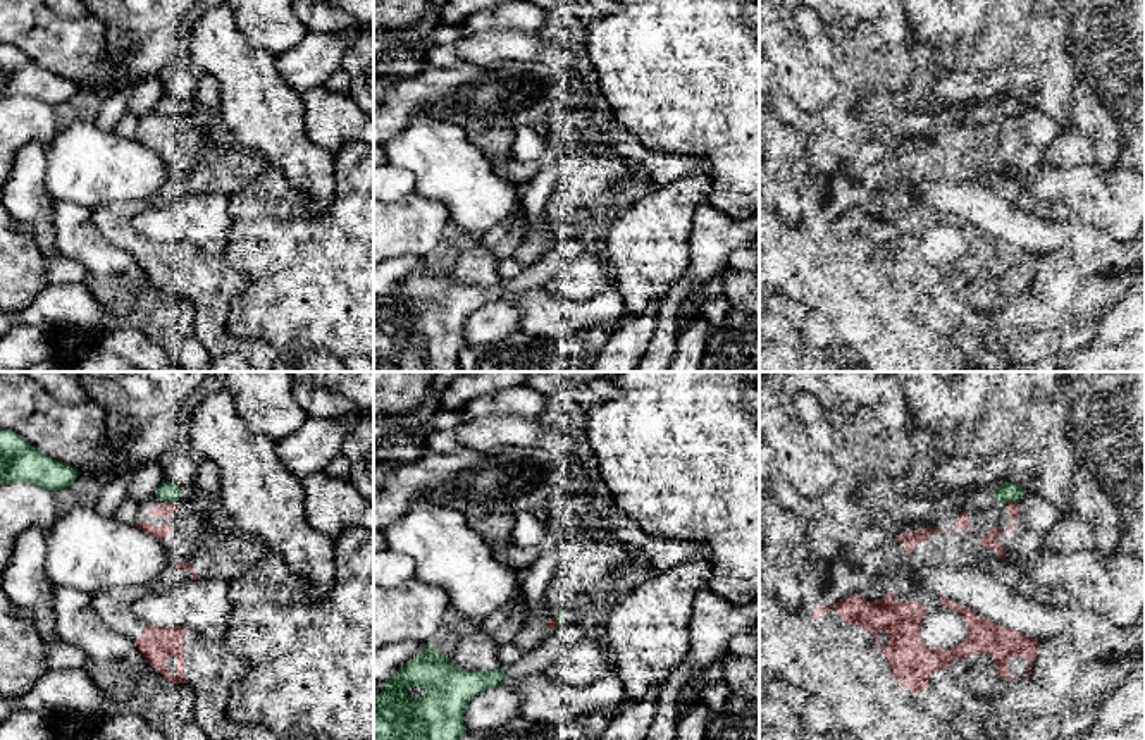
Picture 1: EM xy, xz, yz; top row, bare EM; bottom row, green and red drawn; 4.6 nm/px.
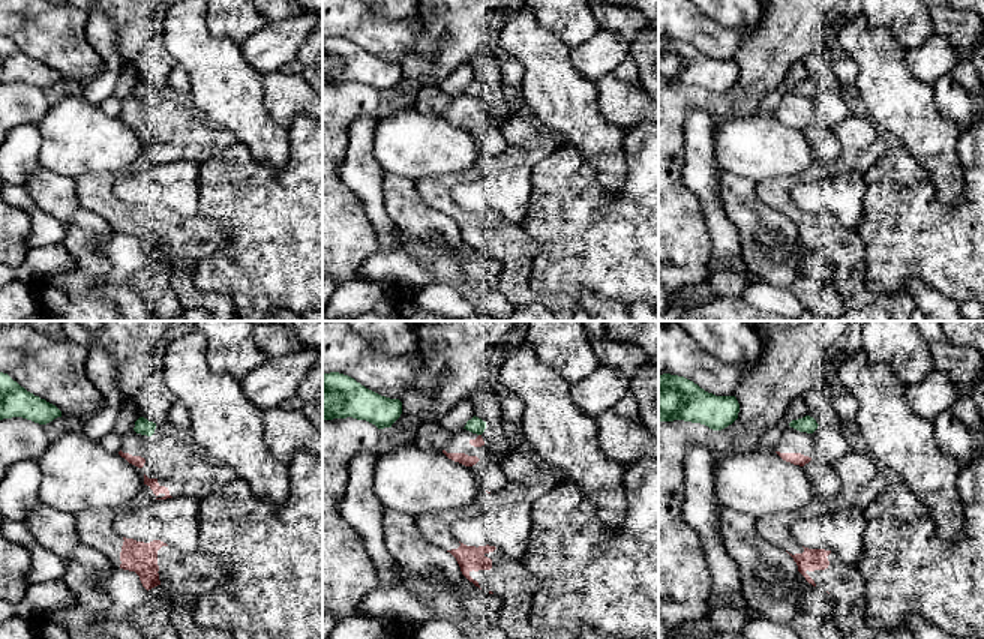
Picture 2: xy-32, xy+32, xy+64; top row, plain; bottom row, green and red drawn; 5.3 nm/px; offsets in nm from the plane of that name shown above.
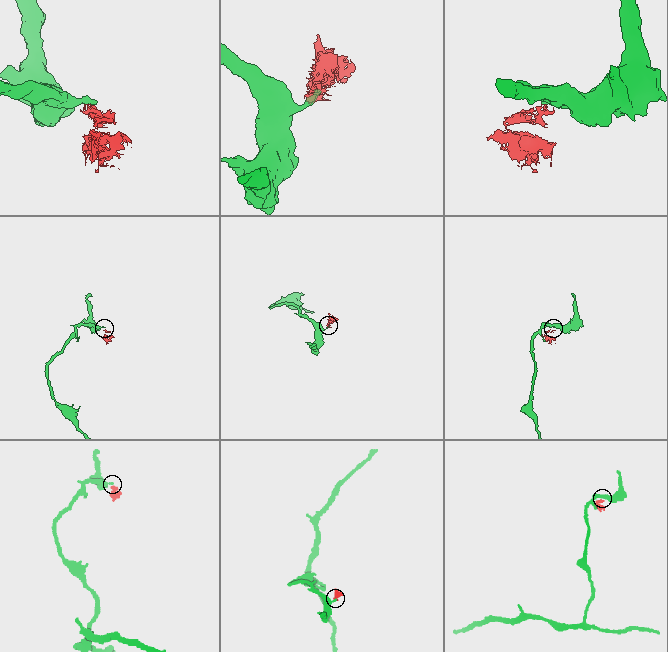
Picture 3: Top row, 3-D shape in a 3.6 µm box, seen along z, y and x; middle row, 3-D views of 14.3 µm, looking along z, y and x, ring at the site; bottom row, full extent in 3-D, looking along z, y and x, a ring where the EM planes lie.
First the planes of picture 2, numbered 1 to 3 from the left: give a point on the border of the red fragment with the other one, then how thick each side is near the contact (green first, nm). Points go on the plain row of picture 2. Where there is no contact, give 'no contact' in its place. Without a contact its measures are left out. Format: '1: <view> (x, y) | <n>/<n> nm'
1: no contact
2: no contact
3: no contact

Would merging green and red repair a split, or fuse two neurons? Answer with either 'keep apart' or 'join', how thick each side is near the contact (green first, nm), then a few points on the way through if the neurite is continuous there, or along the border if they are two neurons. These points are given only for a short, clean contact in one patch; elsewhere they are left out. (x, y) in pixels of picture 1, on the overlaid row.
keep apart; calibres 90 and 70 nm

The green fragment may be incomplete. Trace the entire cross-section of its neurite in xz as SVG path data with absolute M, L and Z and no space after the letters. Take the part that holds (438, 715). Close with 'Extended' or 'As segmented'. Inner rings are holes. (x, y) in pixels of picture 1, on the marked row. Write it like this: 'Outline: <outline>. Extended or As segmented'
Outline: M425 644L422 654L403 664L391 680L382 681L384 690L374 695L374 740L460 740L467 733L463 714L468 702L501 685L504 668L460 669L432 644Z. As segmented

